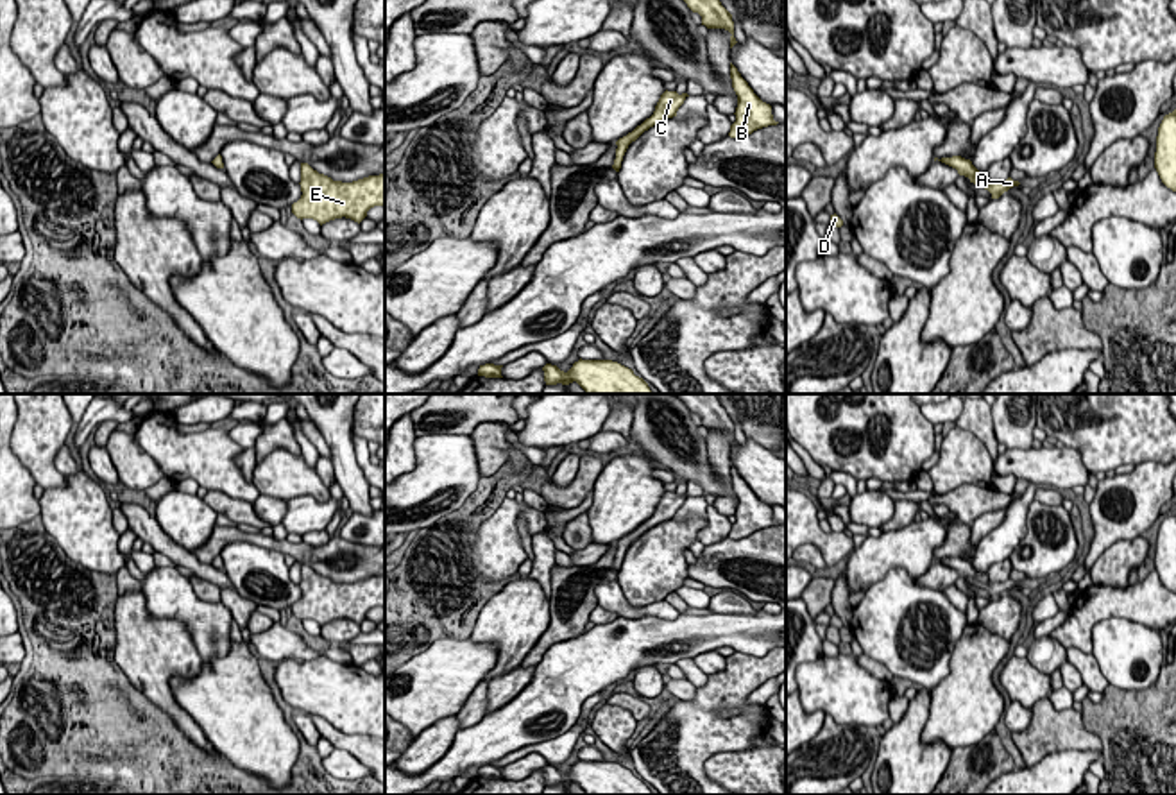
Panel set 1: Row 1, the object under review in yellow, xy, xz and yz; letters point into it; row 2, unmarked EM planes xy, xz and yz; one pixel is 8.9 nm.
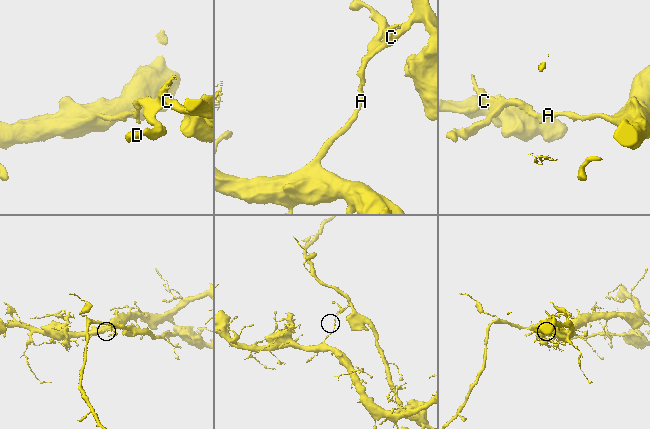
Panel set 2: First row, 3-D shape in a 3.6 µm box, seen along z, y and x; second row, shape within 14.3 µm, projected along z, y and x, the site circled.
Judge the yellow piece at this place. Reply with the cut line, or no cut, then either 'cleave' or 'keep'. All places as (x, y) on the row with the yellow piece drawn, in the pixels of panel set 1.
cut in yz along (953, 156), (958, 162), (958, 169); cleave

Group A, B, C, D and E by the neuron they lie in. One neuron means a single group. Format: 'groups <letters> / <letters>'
groups A / B C D E

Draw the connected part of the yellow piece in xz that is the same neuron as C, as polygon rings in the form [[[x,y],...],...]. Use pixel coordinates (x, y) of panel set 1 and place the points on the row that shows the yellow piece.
[[[664,91],[655,106],[655,111],[650,118],[646,118],[641,125],[637,125],[632,132],[626,136],[619,138],[616,141],[616,163],[621,165],[623,156],[632,141],[635,141],[644,131],[653,127],[659,122],[664,122],[668,118],[677,116],[678,107],[684,104],[687,98],[687,93],[678,95],[677,91]]]

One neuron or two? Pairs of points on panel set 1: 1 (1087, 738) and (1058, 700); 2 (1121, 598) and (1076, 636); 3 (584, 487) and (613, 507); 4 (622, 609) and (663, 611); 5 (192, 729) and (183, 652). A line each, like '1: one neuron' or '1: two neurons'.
1: two neurons
2: one neuron
3: two neurons
4: one neuron
5: one neuron

